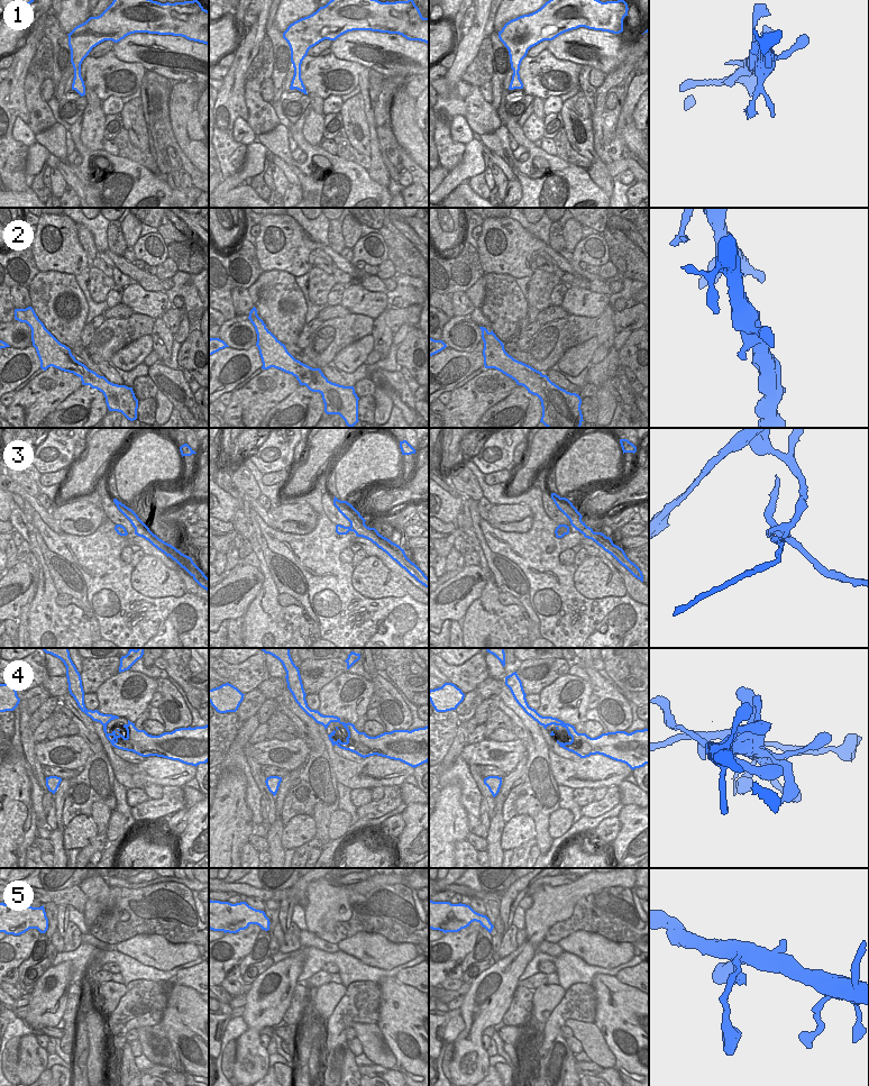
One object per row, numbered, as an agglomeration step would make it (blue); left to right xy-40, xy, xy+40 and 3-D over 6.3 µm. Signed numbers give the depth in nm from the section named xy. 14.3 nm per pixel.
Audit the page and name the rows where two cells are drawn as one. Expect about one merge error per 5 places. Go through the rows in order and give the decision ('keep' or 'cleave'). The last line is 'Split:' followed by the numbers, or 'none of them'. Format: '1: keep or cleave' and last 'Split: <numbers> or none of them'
1: keep
2: keep
3: cleave
4: keep
5: keep
Split: 3

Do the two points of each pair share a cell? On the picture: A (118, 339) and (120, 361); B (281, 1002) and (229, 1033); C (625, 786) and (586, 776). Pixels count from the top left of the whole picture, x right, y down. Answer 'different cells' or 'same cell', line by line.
A: different cells
B: different cells
C: different cells

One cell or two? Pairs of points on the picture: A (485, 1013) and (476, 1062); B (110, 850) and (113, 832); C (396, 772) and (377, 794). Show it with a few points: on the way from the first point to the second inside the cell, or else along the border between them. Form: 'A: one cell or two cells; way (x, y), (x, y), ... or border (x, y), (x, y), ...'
A: one cell; way (474, 1025), (474, 1050)
B: two cells; border (118, 837), (109, 842)
C: two cells; border (383, 785), (371, 788)

